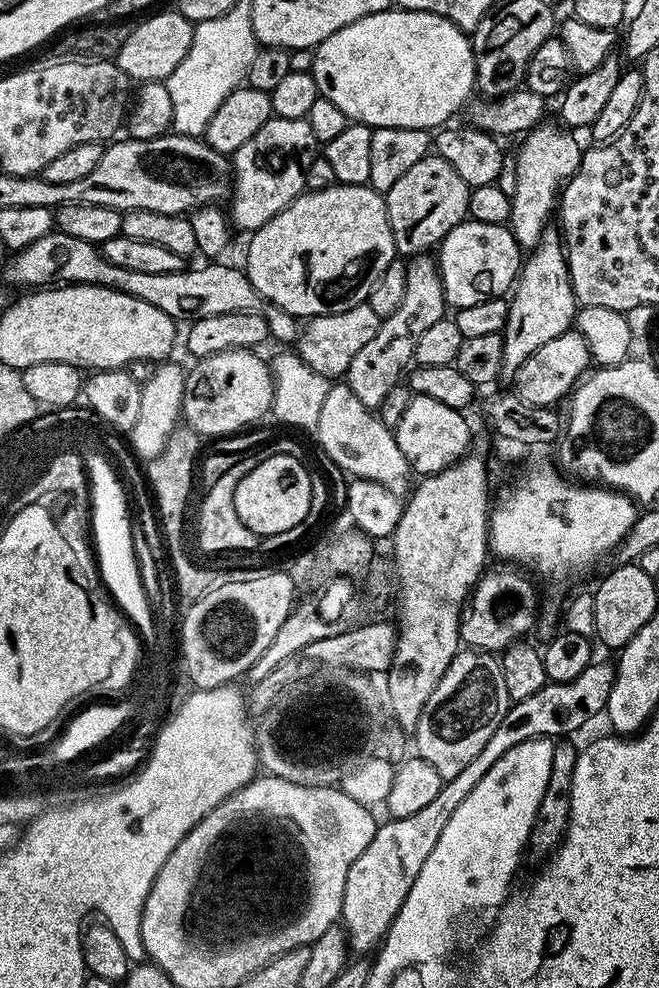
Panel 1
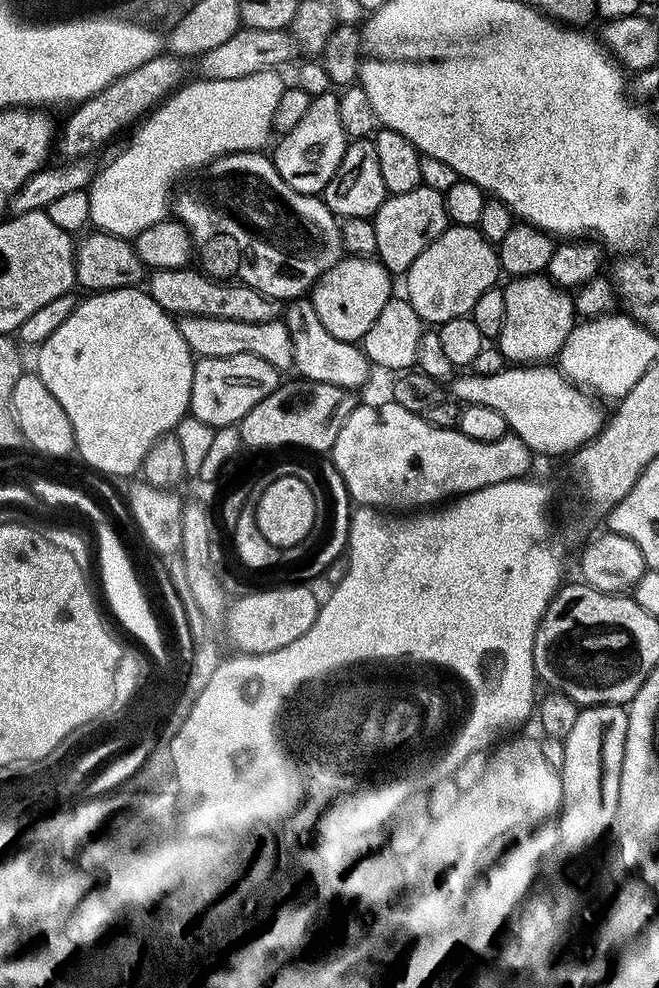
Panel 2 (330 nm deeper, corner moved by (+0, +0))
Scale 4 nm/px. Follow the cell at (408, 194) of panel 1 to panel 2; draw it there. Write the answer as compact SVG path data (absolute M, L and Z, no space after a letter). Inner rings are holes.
M423 186L406 190L406 194L390 194L378 206L375 216L371 217L374 226L374 239L378 241L376 256L389 273L407 273L408 267L450 227L444 206L444 193Z

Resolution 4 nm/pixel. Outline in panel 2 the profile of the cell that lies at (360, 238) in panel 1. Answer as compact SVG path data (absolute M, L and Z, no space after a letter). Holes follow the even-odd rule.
M357 256L342 258L330 270L326 270L326 274L322 274L310 293L322 326L338 340L363 341L366 330L374 326L374 318L382 314L382 306L393 299L391 279L393 277L379 259L367 260Z

